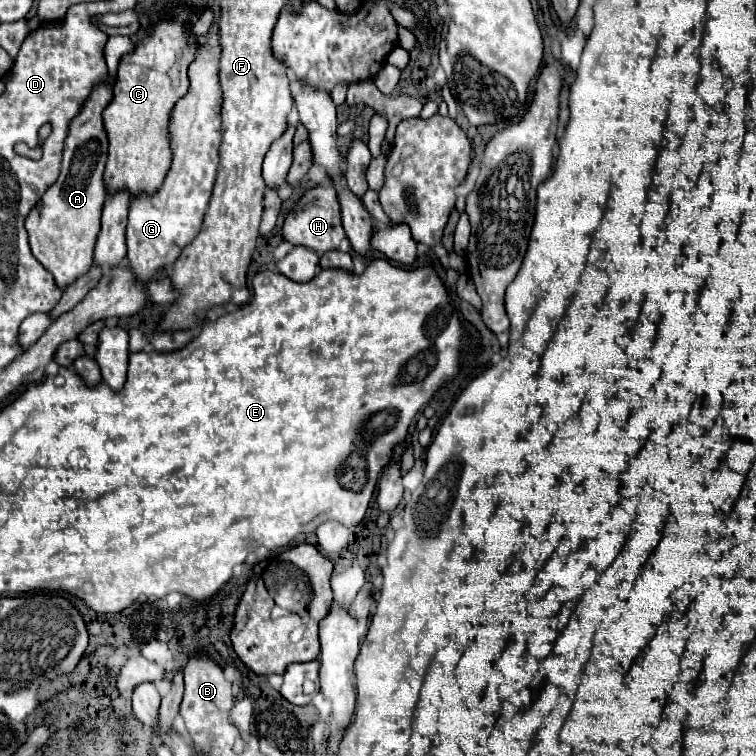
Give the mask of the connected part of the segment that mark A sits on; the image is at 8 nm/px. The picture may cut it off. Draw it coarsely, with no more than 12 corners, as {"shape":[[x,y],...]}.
{"shape":[[99,82],[71,120],[61,174],[25,220],[61,290],[93,264],[107,192]]}

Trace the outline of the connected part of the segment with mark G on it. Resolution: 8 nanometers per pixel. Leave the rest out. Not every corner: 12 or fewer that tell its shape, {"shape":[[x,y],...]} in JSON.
{"shape":[[219,6],[173,106],[173,162],[129,206],[147,286],[201,232],[219,166]]}

